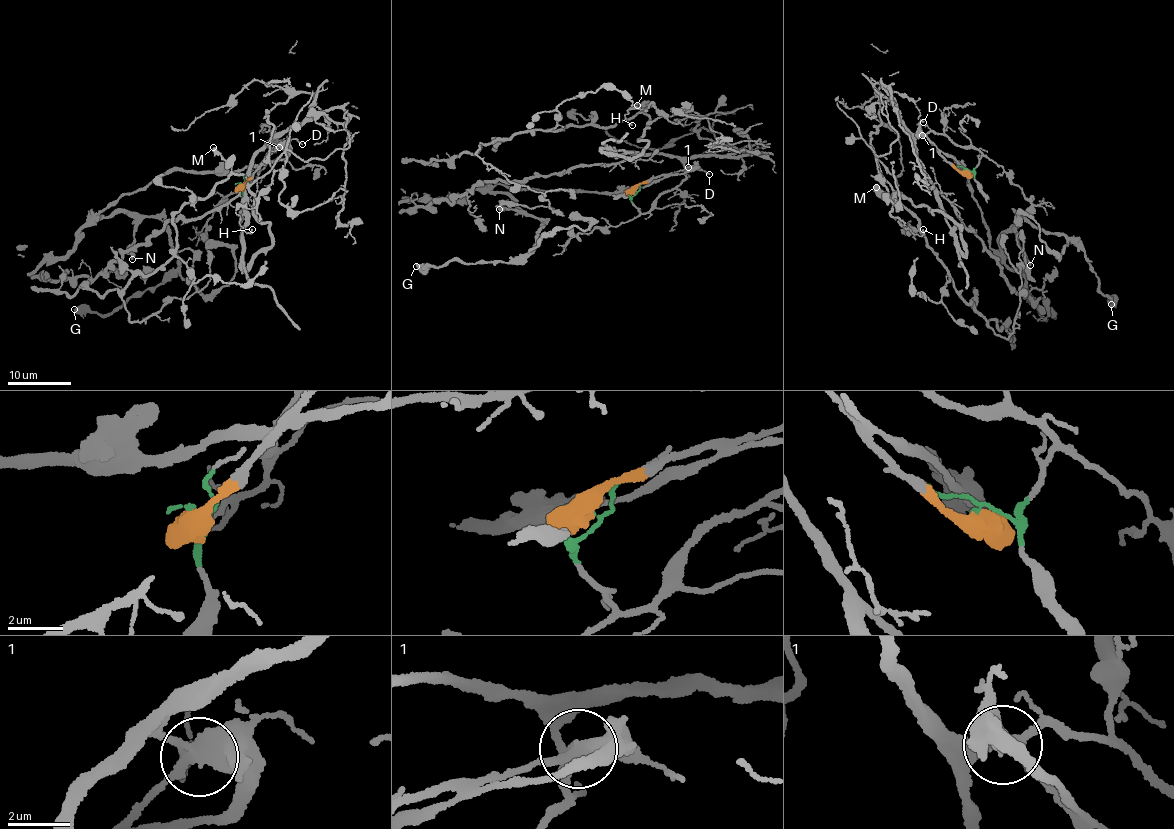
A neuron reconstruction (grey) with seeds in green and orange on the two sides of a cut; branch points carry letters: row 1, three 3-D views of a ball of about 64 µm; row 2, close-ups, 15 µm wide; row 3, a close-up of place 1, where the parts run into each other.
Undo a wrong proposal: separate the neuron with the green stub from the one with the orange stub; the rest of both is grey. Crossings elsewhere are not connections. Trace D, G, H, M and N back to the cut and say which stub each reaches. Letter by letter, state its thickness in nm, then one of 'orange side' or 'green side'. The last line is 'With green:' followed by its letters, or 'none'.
D: calibre 120 nm; orange side
G: calibre 600 nm; orange side
H: calibre 140 nm; green side
M: calibre 300 nm; green side
N: calibre 360 nm; orange side
With green: H, M

